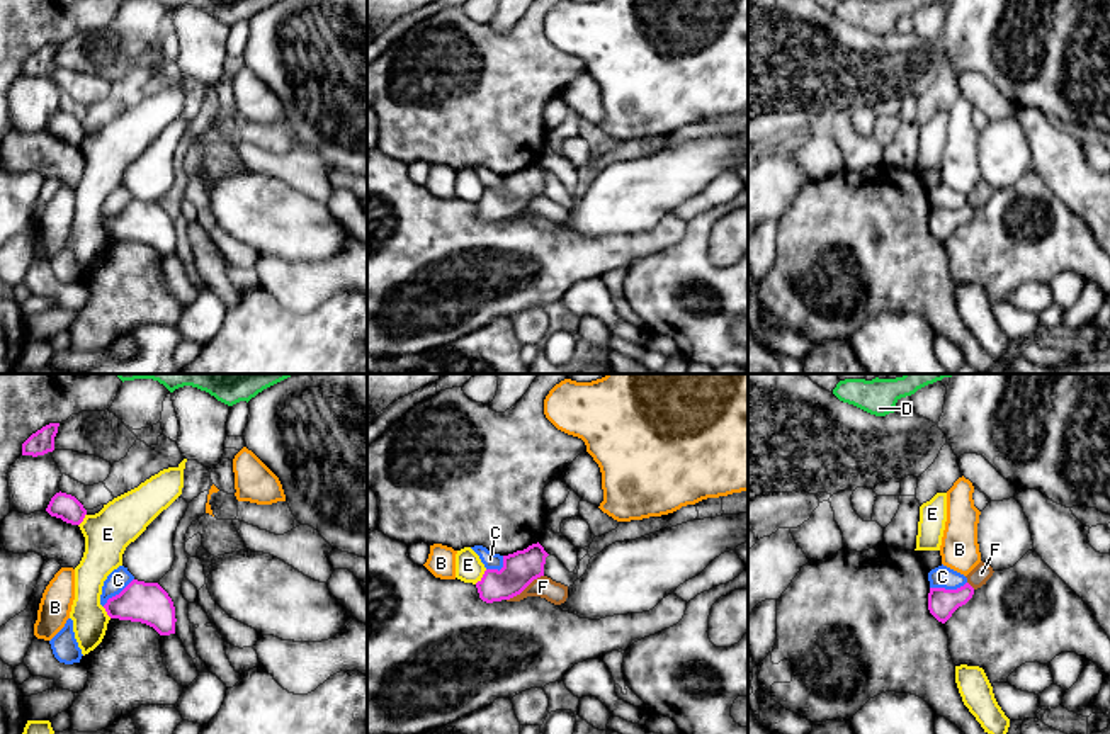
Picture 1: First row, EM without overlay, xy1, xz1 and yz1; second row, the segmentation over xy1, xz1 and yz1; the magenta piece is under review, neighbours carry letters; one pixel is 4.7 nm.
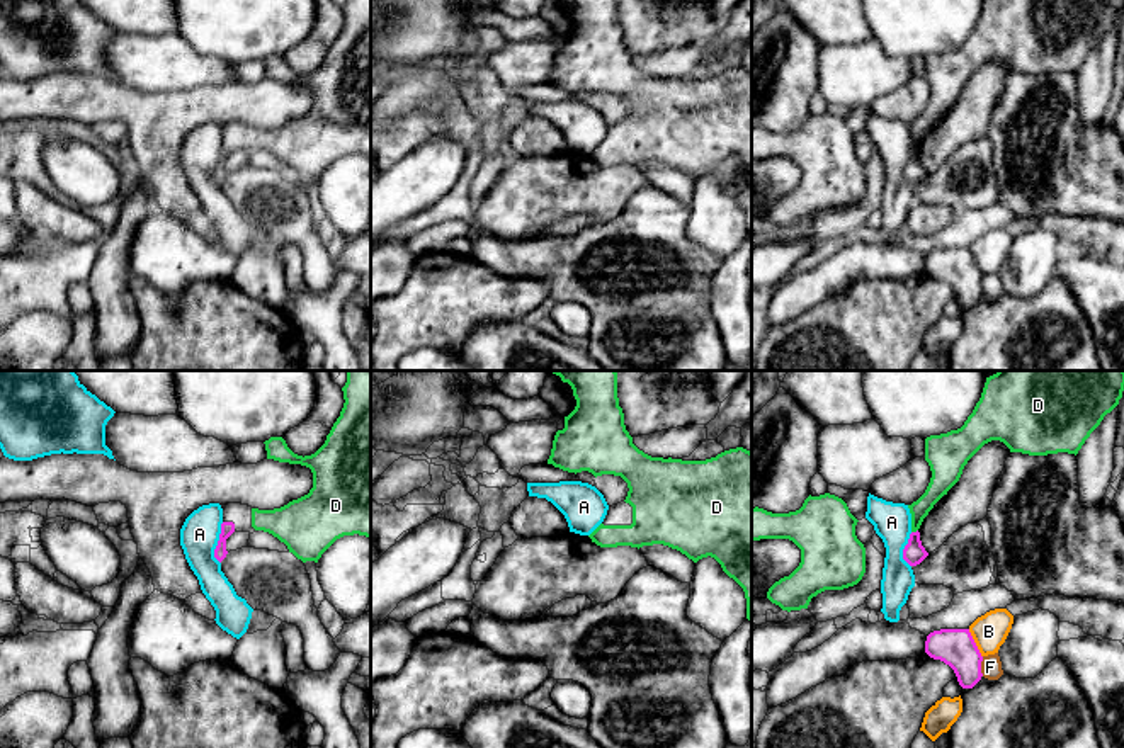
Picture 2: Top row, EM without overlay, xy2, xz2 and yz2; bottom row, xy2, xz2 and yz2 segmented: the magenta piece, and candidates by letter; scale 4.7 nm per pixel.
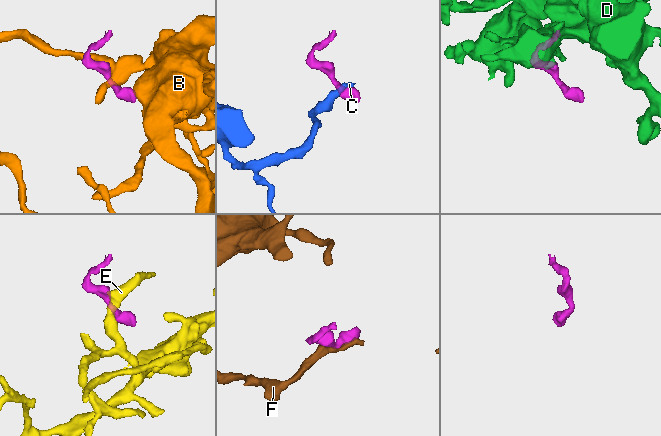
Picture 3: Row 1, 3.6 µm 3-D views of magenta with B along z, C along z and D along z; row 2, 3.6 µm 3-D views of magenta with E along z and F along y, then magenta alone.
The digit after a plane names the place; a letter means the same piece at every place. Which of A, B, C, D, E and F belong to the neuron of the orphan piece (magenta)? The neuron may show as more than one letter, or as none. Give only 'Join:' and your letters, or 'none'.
Join: D

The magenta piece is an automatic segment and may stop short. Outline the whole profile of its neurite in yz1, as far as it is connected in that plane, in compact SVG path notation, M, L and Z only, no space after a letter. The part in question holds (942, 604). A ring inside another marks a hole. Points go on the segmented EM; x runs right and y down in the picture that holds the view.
M966 583L957 590L930 588L928 610L942 624L945 624L952 613L966 605L974 595L974 588Z

